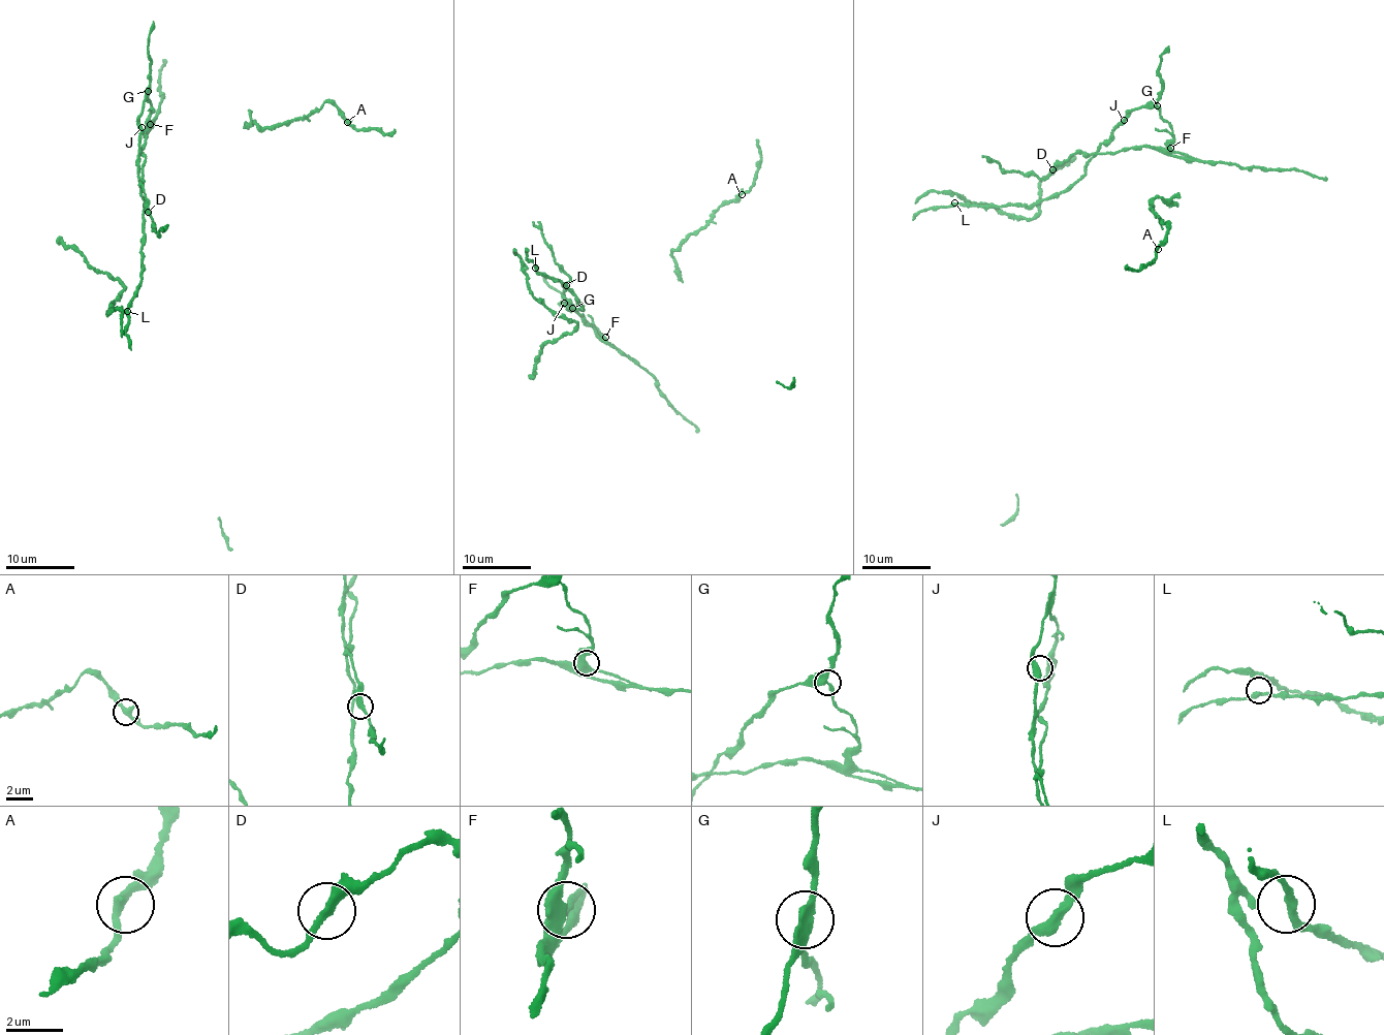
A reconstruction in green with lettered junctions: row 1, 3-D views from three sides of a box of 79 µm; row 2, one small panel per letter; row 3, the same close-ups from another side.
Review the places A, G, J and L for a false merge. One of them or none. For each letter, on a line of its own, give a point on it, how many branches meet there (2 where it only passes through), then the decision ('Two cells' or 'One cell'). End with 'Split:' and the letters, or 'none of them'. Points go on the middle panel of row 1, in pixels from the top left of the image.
A: Place: (742, 194). Branches: 2. One cell
G: Place: (572, 308). Branches: 3. Two cells
J: Place: (564, 303). Branches: 2. One cell
L: Place: (535, 268). Branches: 3. One cell
Split: G

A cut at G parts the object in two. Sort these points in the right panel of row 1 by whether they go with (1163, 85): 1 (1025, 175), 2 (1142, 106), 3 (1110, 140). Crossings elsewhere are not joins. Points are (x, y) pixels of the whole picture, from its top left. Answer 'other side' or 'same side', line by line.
1: other side
2: same side
3: same side

